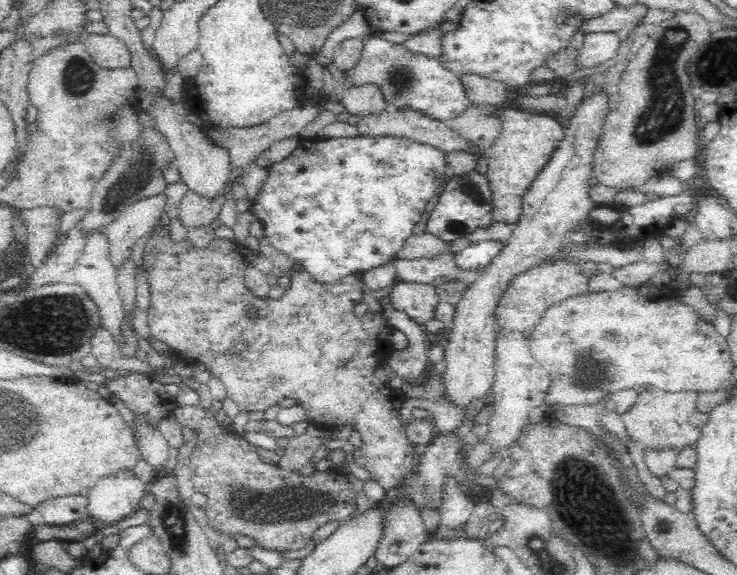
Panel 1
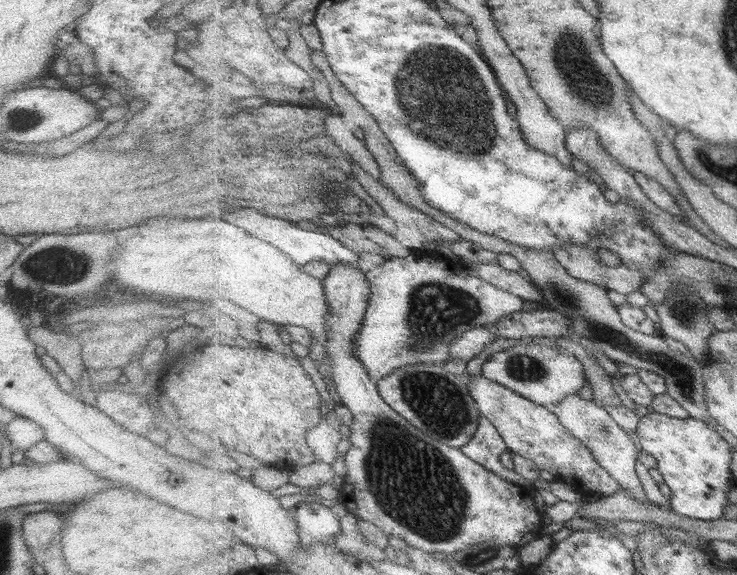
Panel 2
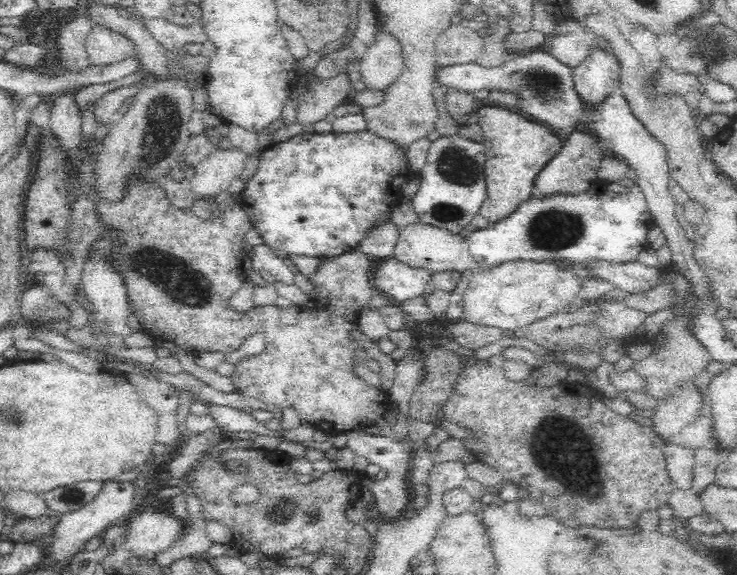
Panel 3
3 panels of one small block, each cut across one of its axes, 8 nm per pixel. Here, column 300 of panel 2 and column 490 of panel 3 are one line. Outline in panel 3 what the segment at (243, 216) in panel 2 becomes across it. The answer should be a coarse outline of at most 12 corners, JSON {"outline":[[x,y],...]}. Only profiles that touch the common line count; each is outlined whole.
{"outline":[[641,188],[534,193],[465,237],[478,268],[638,261]]}

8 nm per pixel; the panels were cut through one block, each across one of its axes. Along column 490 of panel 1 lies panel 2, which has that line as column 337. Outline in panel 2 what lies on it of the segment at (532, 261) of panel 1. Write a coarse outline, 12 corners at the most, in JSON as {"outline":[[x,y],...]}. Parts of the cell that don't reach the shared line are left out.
{"outline":[[323,284],[353,414],[346,512],[441,556],[544,537],[530,488],[429,438],[354,355],[372,295]]}

